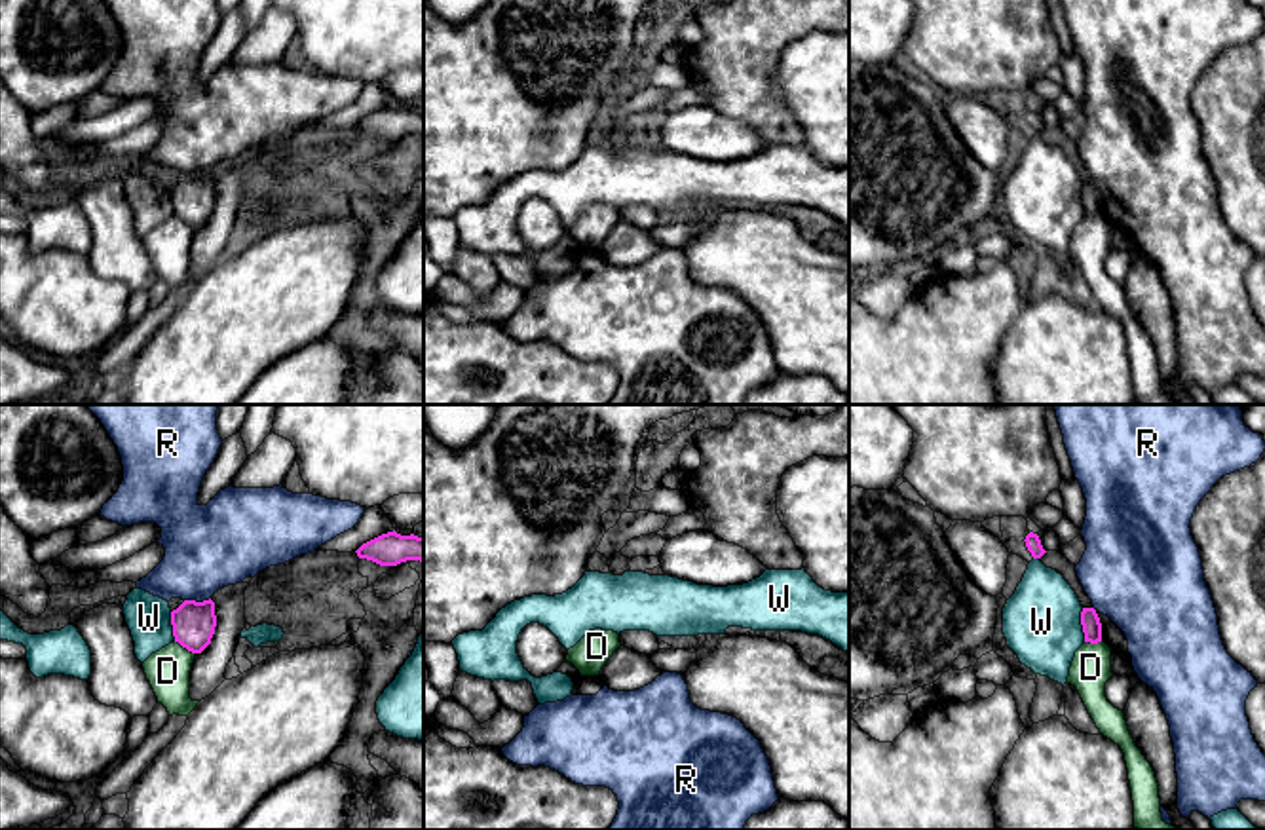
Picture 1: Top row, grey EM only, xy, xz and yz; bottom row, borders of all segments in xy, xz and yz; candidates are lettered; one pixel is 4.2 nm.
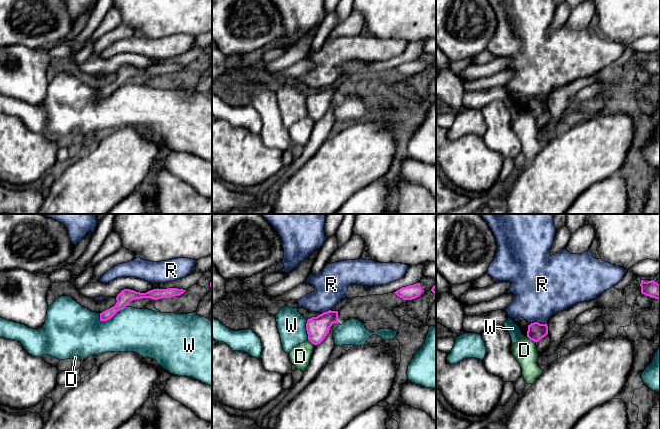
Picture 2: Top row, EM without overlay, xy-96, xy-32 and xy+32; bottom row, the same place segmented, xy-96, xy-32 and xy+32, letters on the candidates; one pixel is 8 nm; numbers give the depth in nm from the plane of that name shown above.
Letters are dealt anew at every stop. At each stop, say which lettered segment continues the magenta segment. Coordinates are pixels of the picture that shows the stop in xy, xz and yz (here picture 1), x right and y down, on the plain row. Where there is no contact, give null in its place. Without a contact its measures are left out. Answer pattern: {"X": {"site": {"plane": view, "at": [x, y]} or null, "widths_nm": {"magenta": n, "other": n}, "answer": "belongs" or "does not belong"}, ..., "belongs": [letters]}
{"D": {"site": {"plane": "xy", "at": [185, 221]}, "widths_nm": {"magenta": 180, "other": 190}, "answer": "does not belong"}, "R": {"site": {"plane": "xy", "at": [194, 175]}, "widths_nm": {"magenta": 180, "other": 360}, "answer": "does not belong"}, "W": {"site": {"plane": "yz", "at": [1081, 198]}, "widths_nm": {"magenta": 80, "other": 340}, "answer": "does not belong"}, "belongs": []}

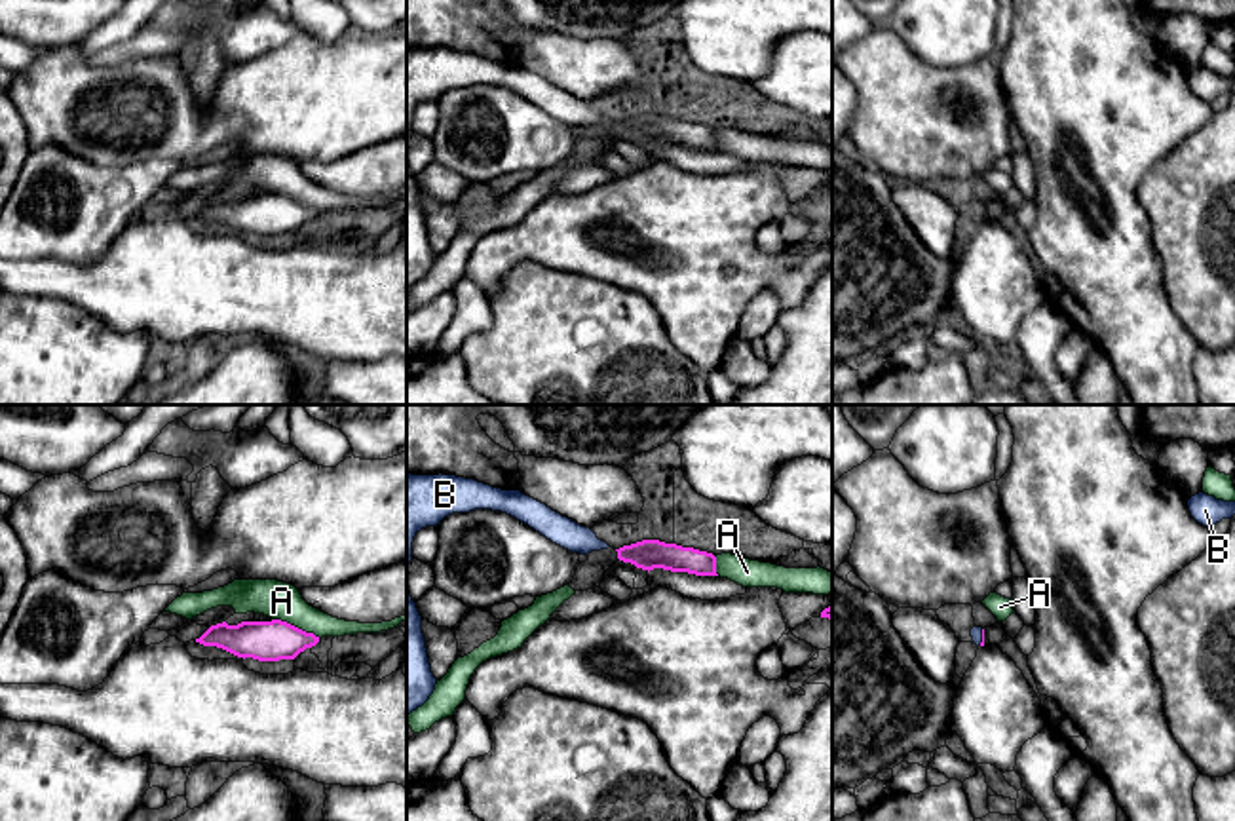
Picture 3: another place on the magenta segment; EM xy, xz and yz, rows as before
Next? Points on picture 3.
{"A": {"site": {"plane": "xy", "at": [297, 202]}, "widths_nm": {"magenta": 180, "other": 160}, "answer": "does not belong"}, "B": {"site": {"plane": "yz", "at": [983, 211]}, "widths_nm": {"magenta": 20, "other": 50}, "answer": "belongs"}, "belongs": ["B"]}

